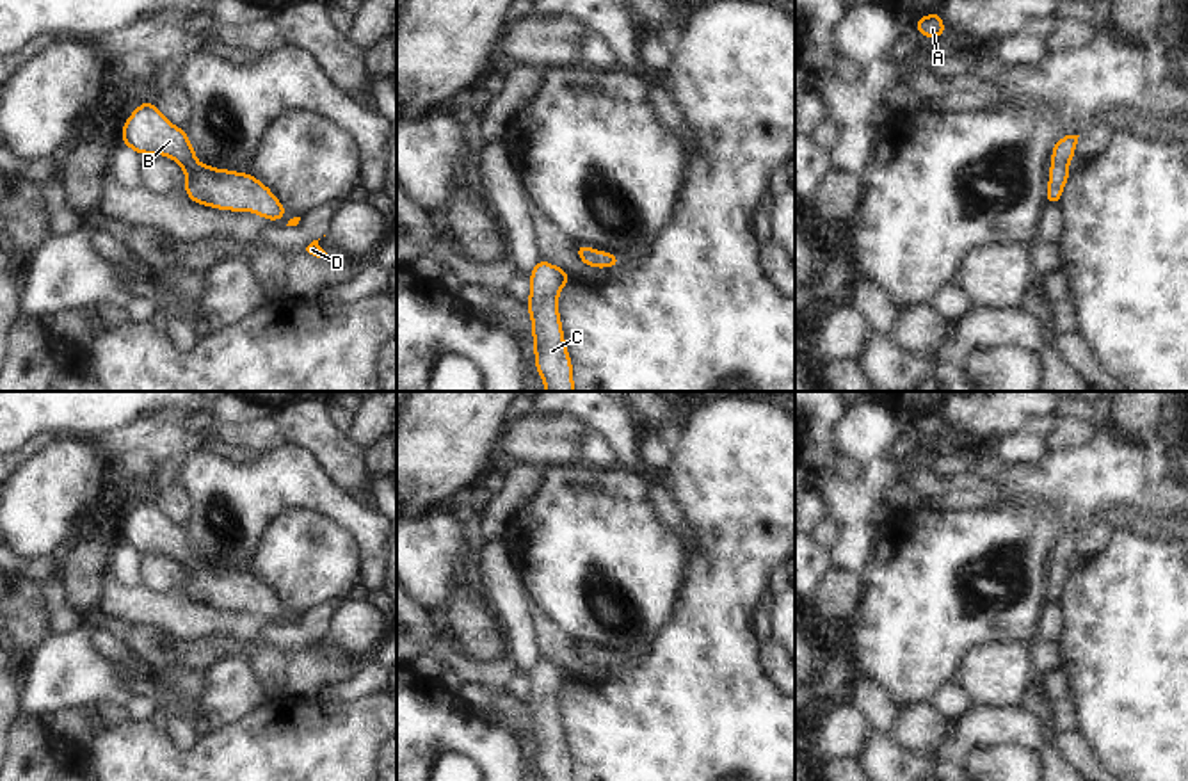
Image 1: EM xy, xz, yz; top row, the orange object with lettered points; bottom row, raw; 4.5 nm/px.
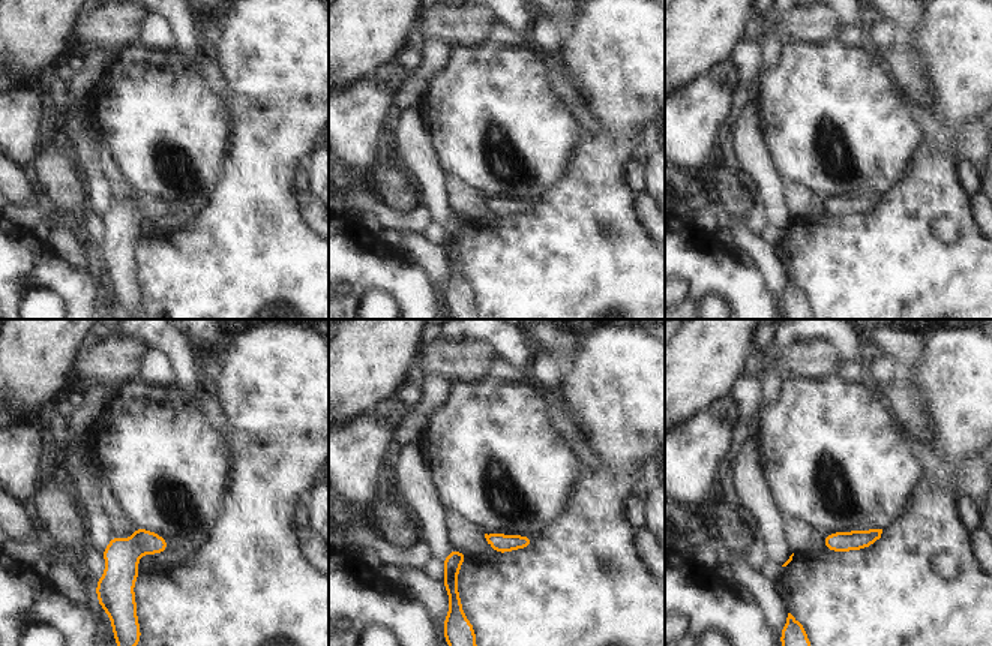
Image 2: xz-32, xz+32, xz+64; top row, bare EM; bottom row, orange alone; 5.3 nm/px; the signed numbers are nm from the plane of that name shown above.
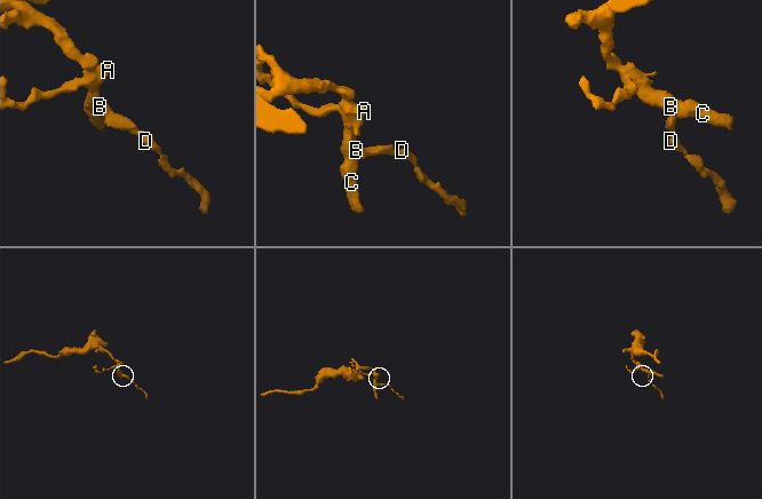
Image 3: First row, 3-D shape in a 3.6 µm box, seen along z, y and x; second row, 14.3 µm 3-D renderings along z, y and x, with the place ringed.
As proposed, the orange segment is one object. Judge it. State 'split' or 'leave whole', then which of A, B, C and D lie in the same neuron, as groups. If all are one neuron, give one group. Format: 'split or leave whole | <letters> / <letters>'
leave whole | A B C D

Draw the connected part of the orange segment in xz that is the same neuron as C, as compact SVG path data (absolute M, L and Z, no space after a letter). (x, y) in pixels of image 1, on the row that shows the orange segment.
M541 258L528 274L530 295L525 302L532 320L535 372L544 391L576 391L573 359L566 347L558 297L571 276L566 269Z

